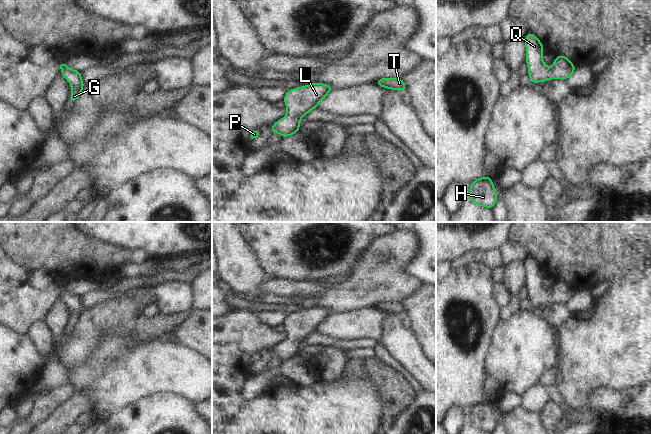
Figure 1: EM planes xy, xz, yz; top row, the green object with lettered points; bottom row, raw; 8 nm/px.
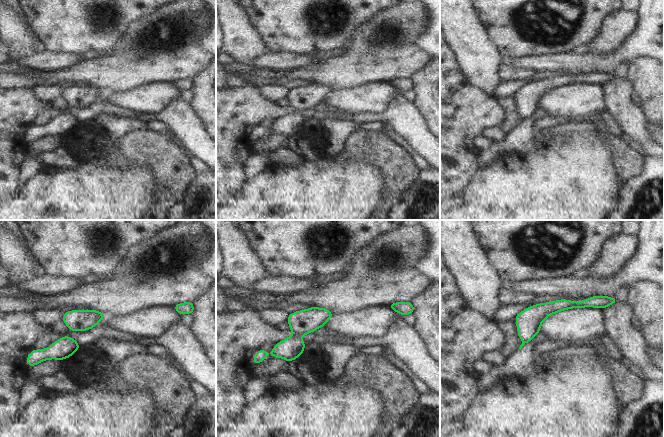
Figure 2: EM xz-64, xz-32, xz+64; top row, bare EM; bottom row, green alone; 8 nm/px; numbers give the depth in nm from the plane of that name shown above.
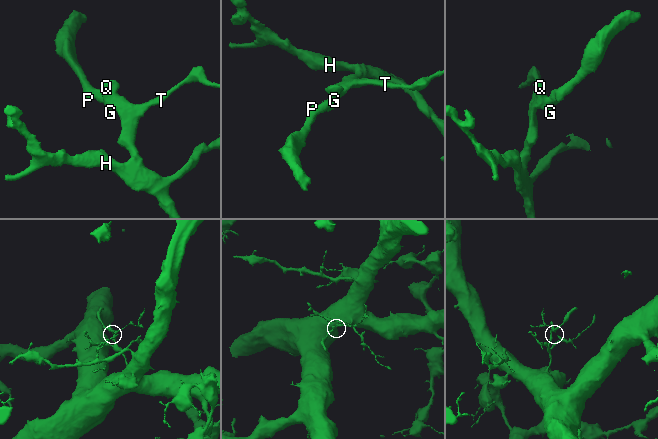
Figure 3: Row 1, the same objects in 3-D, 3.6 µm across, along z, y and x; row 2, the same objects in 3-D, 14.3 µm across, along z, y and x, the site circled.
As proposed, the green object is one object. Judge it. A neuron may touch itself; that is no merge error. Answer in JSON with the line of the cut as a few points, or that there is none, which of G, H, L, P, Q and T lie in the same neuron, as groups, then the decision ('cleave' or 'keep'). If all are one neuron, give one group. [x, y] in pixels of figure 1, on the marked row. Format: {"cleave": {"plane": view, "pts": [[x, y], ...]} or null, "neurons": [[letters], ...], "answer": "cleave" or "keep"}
{"cleave": null, "neurons": [["G", "H", "L", "P", "Q", "T"]], "answer": "keep"}

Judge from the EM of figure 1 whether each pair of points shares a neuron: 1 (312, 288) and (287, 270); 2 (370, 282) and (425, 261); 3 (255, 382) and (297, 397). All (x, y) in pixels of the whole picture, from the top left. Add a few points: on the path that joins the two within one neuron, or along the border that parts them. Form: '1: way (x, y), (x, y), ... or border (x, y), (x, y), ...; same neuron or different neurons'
1: border (279, 277), (313, 282); different neurons
2: border (420, 246), (409, 271), (425, 283); different neurons
3: border (270, 387), (250, 400); different neurons

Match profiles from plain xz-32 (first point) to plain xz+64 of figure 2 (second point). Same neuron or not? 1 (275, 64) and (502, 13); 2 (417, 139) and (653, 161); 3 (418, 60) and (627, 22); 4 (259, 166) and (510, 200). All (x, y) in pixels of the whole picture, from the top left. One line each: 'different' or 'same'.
1: different
2: different
3: same
4: different

